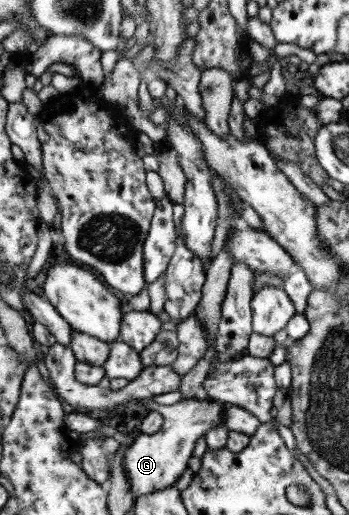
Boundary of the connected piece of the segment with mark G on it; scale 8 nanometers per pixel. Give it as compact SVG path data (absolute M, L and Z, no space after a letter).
M142 398L137 404L148 408L148 411L158 412L163 422L158 431L149 435L139 432L123 452L122 464L134 498L174 486L183 470L187 468L194 442L211 427L222 424L222 411L225 408L223 403L206 398L189 398L170 405L160 405L150 398Z

